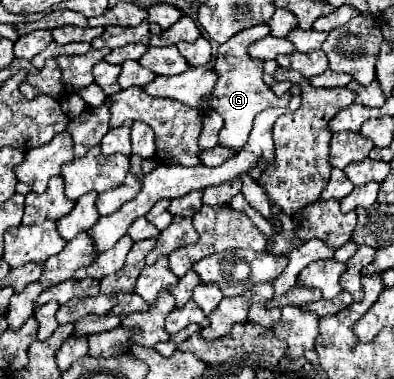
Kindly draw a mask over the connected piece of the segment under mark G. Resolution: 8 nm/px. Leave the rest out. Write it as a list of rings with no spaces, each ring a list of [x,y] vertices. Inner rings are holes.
[[[260,24],[254,28],[242,30],[240,34],[236,34],[236,38],[230,38],[228,42],[224,42],[218,48],[218,58],[214,64],[214,70],[218,72],[218,82],[216,82],[210,96],[206,96],[204,99],[209,103],[212,110],[216,110],[224,118],[224,128],[220,130],[220,146],[240,150],[248,140],[254,116],[266,108],[288,106],[288,102],[292,98],[290,90],[284,92],[284,96],[276,96],[262,80],[262,74],[264,74],[262,62],[250,58],[250,54],[248,54],[248,46],[260,38],[266,38],[268,34],[270,34],[270,26]]]

